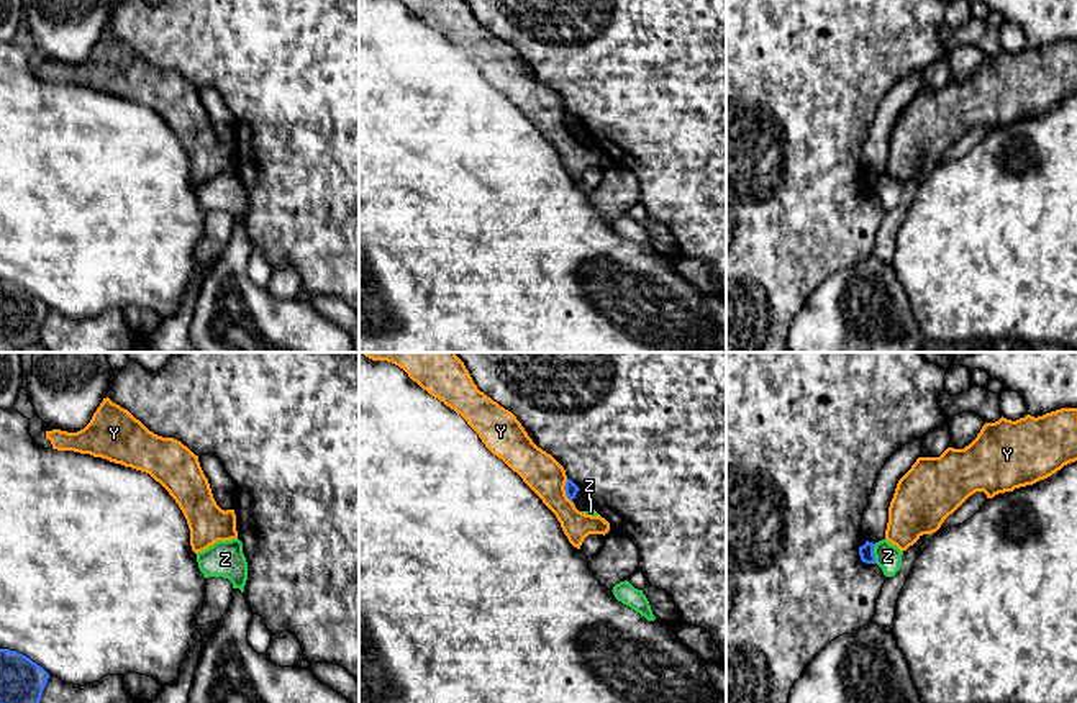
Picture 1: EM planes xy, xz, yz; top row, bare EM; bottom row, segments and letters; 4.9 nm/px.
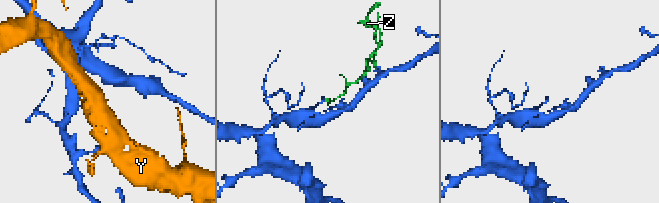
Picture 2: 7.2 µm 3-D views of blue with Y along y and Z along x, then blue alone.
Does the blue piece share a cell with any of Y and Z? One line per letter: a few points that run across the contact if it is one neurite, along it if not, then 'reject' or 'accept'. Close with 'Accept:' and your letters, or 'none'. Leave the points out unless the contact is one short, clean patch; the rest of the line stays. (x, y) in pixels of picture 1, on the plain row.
Y: reject
Z: yz (876, 177), (874, 195) | reject
Accept: none

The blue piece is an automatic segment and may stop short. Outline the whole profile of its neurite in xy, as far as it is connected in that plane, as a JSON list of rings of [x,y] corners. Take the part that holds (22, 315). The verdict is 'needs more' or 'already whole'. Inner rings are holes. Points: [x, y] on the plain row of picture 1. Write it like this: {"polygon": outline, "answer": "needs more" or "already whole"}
{"polygon": [[[0,282],[0,339],[16,346],[38,346],[49,306],[30,290]]], "answer": "already whole"}

